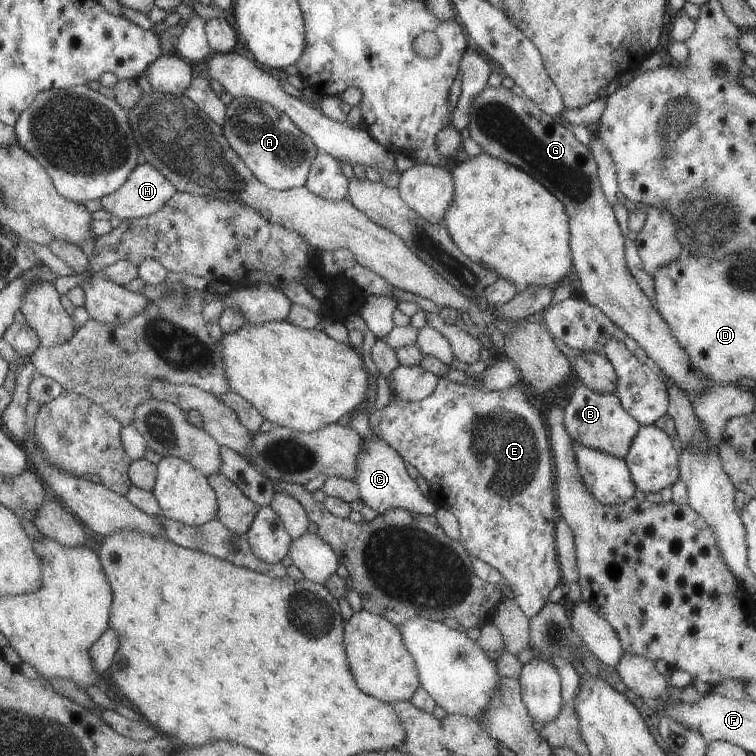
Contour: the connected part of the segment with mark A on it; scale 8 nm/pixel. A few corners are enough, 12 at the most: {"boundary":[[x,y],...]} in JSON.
{"boundary":[[234,97],[225,136],[277,191],[306,186],[319,148],[288,114]]}

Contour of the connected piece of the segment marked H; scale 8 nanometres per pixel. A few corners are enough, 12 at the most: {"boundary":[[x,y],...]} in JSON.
{"boundary":[[142,161],[117,192],[100,201],[133,220],[159,212],[175,184]]}

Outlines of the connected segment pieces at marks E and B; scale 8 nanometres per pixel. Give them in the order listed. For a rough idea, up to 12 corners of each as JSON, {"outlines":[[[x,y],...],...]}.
{"outlines":[[[518,384],[368,416],[528,619],[562,581],[553,461]],[[576,382],[563,408],[573,442],[624,460],[640,425],[615,393]]]}

